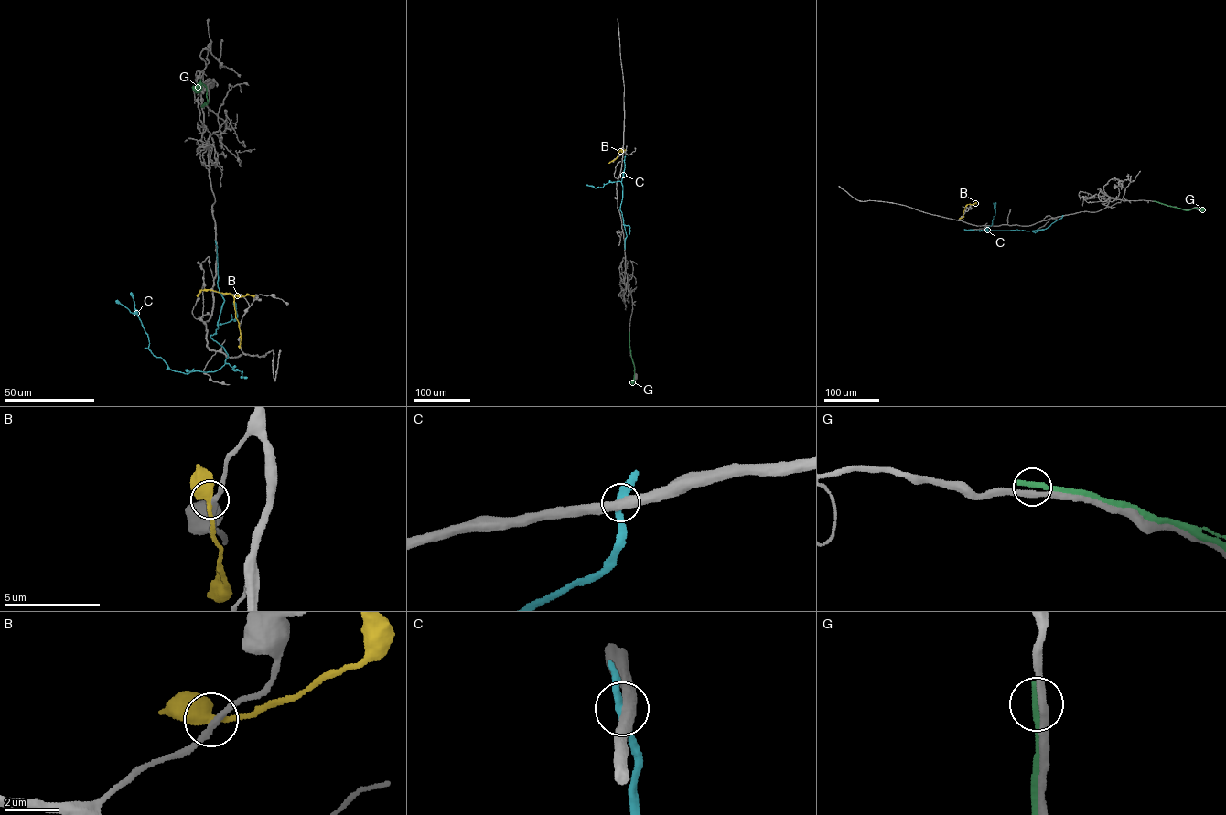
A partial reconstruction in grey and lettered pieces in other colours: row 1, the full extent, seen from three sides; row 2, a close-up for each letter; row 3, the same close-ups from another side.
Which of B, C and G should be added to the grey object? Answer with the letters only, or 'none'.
none

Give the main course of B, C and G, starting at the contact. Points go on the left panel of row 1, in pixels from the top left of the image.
B: (240, 347), (234, 296), (230, 293), (206, 290), (197, 296)
C: (216, 243), (224, 300), (210, 336), (226, 352), (220, 369), (170, 369), (148, 348), (137, 314), (115, 301)
G: (206, 104), (201, 106), (204, 102), (208, 103), (206, 86), (199, 81), (196, 85)

